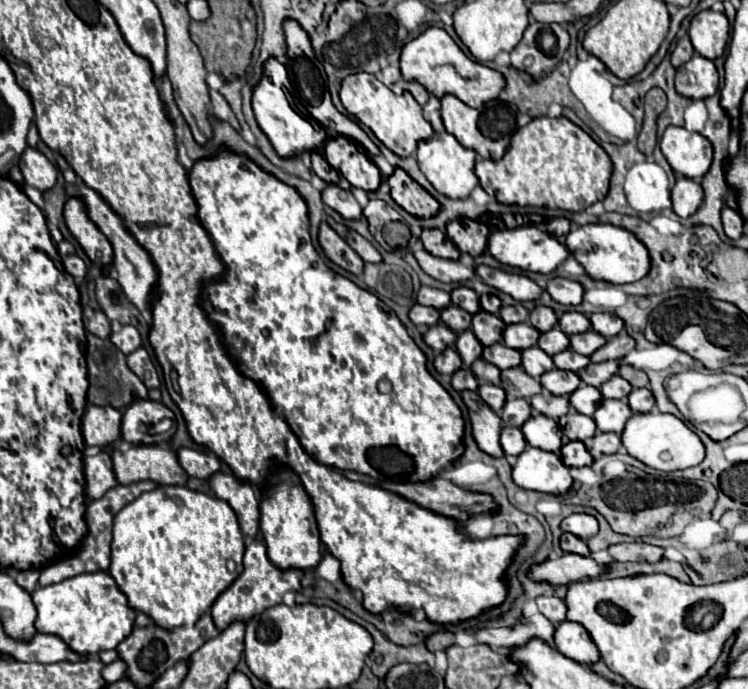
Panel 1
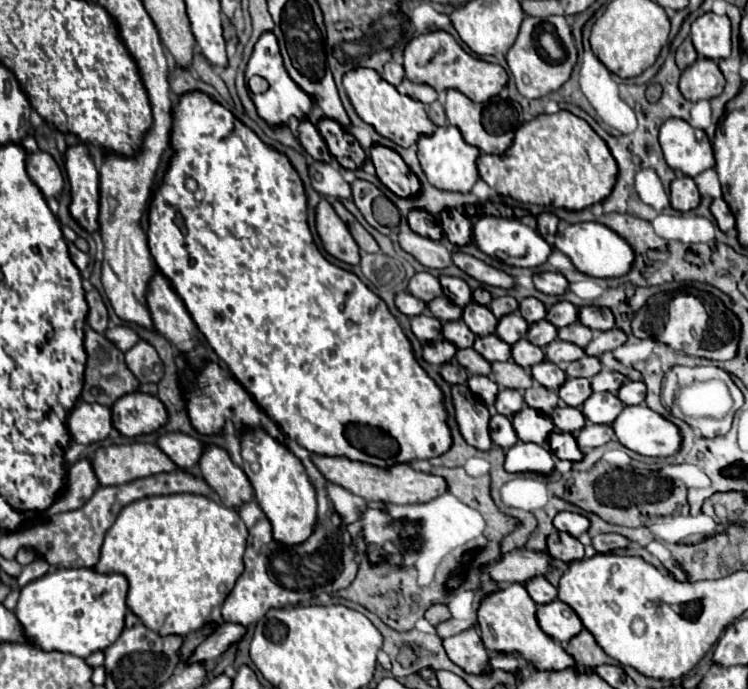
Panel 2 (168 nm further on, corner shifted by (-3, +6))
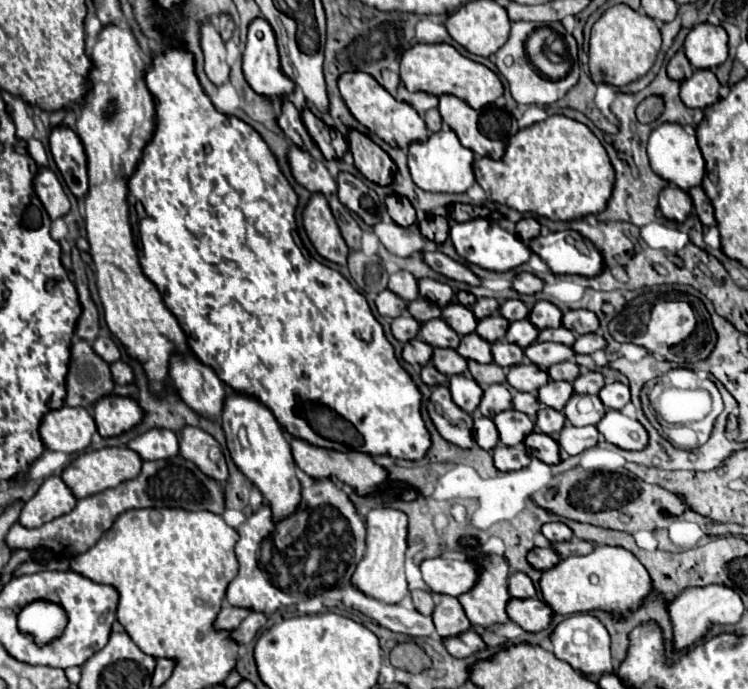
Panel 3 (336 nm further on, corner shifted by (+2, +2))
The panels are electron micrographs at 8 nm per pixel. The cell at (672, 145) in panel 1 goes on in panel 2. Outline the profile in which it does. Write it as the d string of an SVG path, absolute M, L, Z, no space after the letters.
M667 119L659 131L659 143L667 165L689 177L715 165L713 145L705 131L691 127L683 119Z

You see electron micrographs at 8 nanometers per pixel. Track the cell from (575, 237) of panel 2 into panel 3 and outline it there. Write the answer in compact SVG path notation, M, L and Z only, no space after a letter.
M558 231L546 237L534 237L528 247L552 273L594 277L604 267L600 251L588 239L582 239L578 231Z

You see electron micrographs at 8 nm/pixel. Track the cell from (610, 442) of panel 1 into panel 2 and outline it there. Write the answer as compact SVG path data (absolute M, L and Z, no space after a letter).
M587 423L579 435L577 435L577 443L581 449L591 449L591 447L601 447L605 443L609 443L615 437L615 431L611 425L597 425L597 423Z

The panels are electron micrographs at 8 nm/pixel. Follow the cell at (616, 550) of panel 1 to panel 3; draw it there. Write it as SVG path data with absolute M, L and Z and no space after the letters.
M564 541L564 543L550 543L550 547L560 557L570 557L570 555L588 555L594 545L586 541Z

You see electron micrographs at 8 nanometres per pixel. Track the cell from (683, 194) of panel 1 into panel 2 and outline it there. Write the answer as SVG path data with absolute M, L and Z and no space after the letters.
M677 173L675 181L671 183L671 207L687 213L691 209L697 209L699 201L701 201L701 195L695 181L683 173Z

